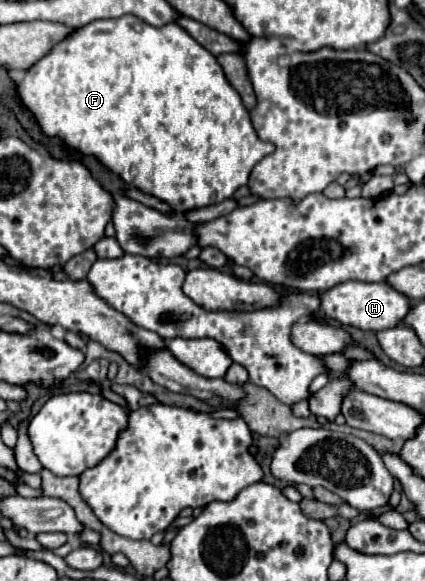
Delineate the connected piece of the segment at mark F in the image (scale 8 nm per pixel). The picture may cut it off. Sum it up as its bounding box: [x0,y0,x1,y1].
[19,16,275,212]

